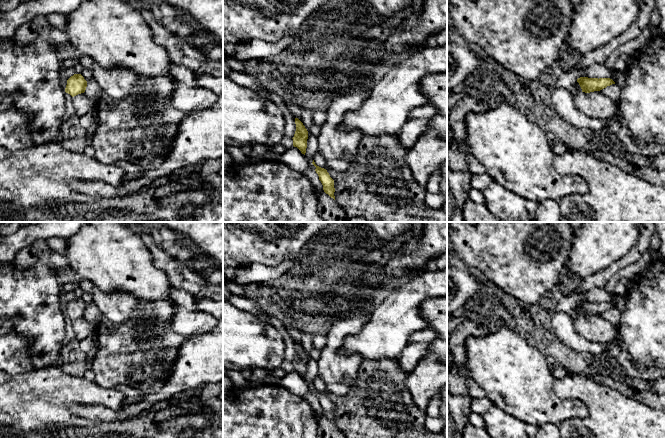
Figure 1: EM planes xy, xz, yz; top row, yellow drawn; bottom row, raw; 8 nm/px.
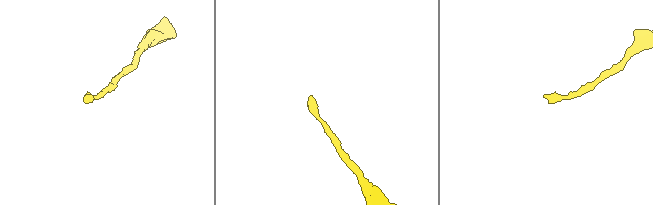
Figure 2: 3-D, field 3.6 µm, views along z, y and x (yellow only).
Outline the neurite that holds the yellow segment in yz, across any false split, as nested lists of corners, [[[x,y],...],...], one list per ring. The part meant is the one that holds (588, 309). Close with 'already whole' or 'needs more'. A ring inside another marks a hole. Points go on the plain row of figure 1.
[[[580,301],[577,303],[582,316],[590,317],[594,315],[600,315],[607,310],[615,308],[615,306],[610,302],[588,302],[588,301]]] | already whole

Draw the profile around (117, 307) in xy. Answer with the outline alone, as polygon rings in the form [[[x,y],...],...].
[[[94,287],[91,294],[103,316],[113,324],[127,321],[138,303],[135,296],[124,292],[104,292]]]

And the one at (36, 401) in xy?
[[[53,365],[17,375],[0,371],[0,427],[11,428],[17,438],[172,438],[167,430],[158,430],[153,418],[147,419],[143,415],[125,421],[104,423],[75,416],[69,410],[71,404],[80,404],[103,405],[119,411],[124,405],[123,401],[124,394],[117,388],[103,388],[84,376],[73,376]]]

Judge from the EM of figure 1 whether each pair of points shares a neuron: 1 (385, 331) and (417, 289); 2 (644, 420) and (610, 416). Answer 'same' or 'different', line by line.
1: same
2: same

